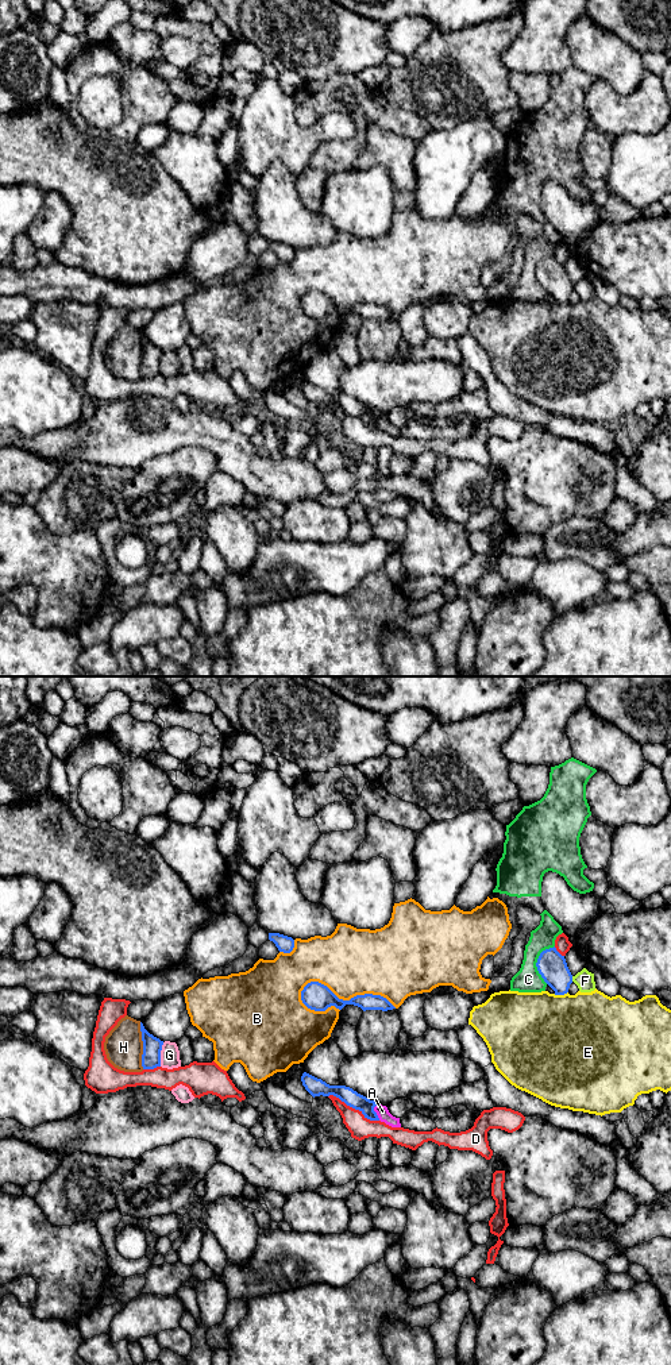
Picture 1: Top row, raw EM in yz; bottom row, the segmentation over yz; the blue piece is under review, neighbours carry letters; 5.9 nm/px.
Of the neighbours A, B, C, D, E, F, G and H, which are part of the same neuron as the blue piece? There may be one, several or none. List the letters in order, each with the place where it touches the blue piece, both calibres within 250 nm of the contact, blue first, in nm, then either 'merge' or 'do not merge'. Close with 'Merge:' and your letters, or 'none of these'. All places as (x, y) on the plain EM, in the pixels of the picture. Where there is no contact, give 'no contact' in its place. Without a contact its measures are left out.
A: meets blue in yz at (374, 420); 100 nm thick on the blue side, 70 nm on the other; do not merge
B: meets blue in yz at (350, 308); 160 nm thick on the blue side, 400 nm on the other; do not merge
C: meets blue in yz at (538, 270); 170 nm thick on the blue side, 150 nm on the other; do not merge
D: meets blue in yz at (354, 416); 100 nm thick on the blue side, 140 nm on the other; do not merge
E: meets blue in yz at (560, 303); 170 nm thick on the blue side, 500 nm on the other; do not merge
F: meets blue in yz at (571, 288); 170 nm thick on the blue side, 110 nm on the other; do not merge
G: meets blue in yz at (159, 363); 110 nm thick on the blue side, 110 nm on the other; do not merge
H: meets blue in yz at (143, 354); 110 nm thick on the blue side, 220 nm on the other; do not merge
Merge: none of these

